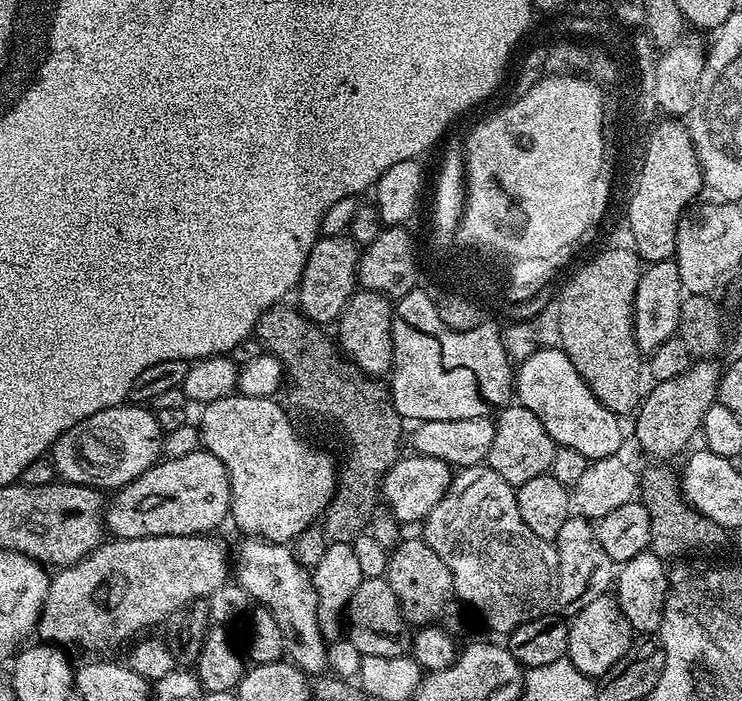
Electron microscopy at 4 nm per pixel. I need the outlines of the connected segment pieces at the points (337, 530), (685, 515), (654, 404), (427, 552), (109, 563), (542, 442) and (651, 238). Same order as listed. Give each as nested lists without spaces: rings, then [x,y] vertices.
[[[281,302],[263,312],[255,335],[260,336],[261,342],[268,347],[265,349],[282,362],[290,388],[292,384],[293,402],[304,412],[333,420],[349,440],[348,457],[344,464],[342,460],[336,493],[322,517],[322,525],[331,543],[352,544],[355,537],[367,529],[372,511],[382,496],[384,476],[402,455],[400,435],[406,424],[392,405],[391,391],[385,385],[383,388],[379,379],[357,374],[351,367],[340,372],[341,357],[333,341],[331,344],[324,337],[325,329],[313,324],[295,307],[287,308],[286,305]]]
[[[656,466],[642,476],[642,502],[646,510],[650,510],[650,530],[652,531],[651,551],[661,558],[668,556],[680,556],[676,558],[692,558],[695,552],[712,552],[715,548],[720,548],[724,544],[726,529],[718,526],[710,518],[706,518],[701,512],[696,511],[687,500],[684,493],[680,491],[677,473],[672,473],[668,466]]]
[[[712,358],[697,359],[685,372],[678,374],[678,378],[661,380],[653,383],[649,392],[647,389],[634,416],[636,440],[642,451],[657,456],[660,459],[657,461],[668,462],[691,442],[692,435],[695,437],[699,433],[706,410],[718,400],[716,388],[720,384],[722,368],[716,362]]]
[[[422,538],[401,539],[400,544],[391,549],[386,579],[404,611],[404,619],[412,626],[428,626],[439,621],[446,602],[454,599],[452,575],[446,562],[442,562],[442,558],[438,558]]]
[[[201,534],[198,536],[147,536],[146,538],[126,538],[117,540],[108,538],[101,542],[88,556],[83,557],[74,565],[61,567],[48,582],[48,593],[44,599],[44,605],[40,611],[40,620],[36,624],[35,635],[41,641],[54,644],[57,646],[69,646],[68,644],[77,644],[80,648],[89,648],[92,654],[104,654],[107,648],[114,648],[123,640],[131,641],[143,628],[152,628],[163,625],[164,619],[174,610],[178,610],[183,604],[188,604],[192,600],[203,600],[218,586],[229,583],[230,580],[230,552],[224,549],[224,544],[212,534]]]
[[[517,402],[501,407],[495,421],[494,442],[490,446],[487,467],[493,468],[507,484],[513,486],[551,473],[558,445],[552,441],[550,434],[546,434],[546,426],[538,422],[534,410],[526,410],[524,404]]]
[[[664,118],[661,121],[648,136],[636,189],[632,197],[626,200],[626,220],[634,234],[636,253],[640,255],[641,261],[648,264],[675,257],[680,219],[697,203],[696,195],[706,188],[704,172],[700,169],[696,147],[687,127],[676,118]]]

